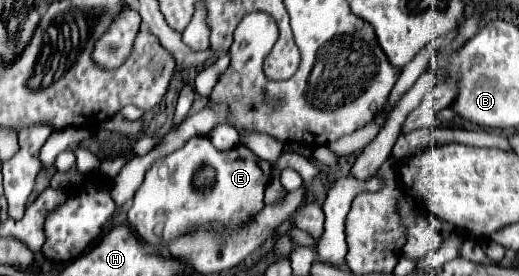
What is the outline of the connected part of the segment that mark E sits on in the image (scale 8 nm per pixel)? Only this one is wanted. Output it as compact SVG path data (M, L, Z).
M207 136L189 138L179 150L173 154L159 158L147 172L145 180L139 186L133 204L127 212L129 226L137 230L137 234L151 244L167 244L171 238L179 236L191 224L201 222L223 222L225 226L239 226L247 222L253 214L263 208L263 192L267 186L267 174L259 166L259 158L243 144L231 150L215 150Z

